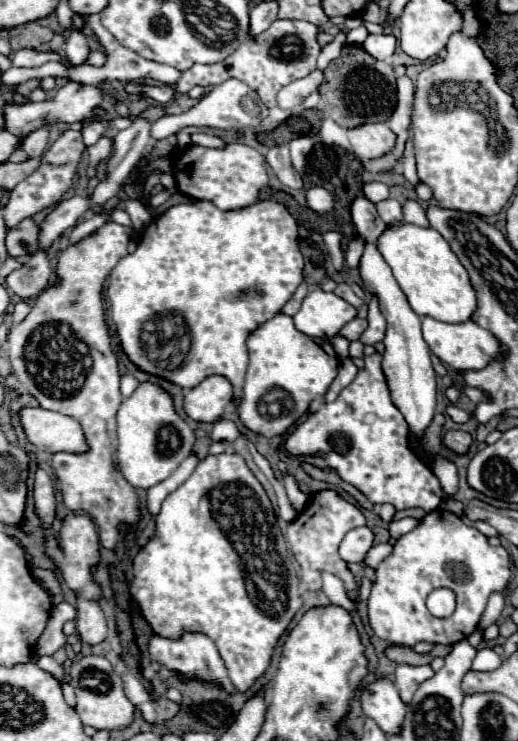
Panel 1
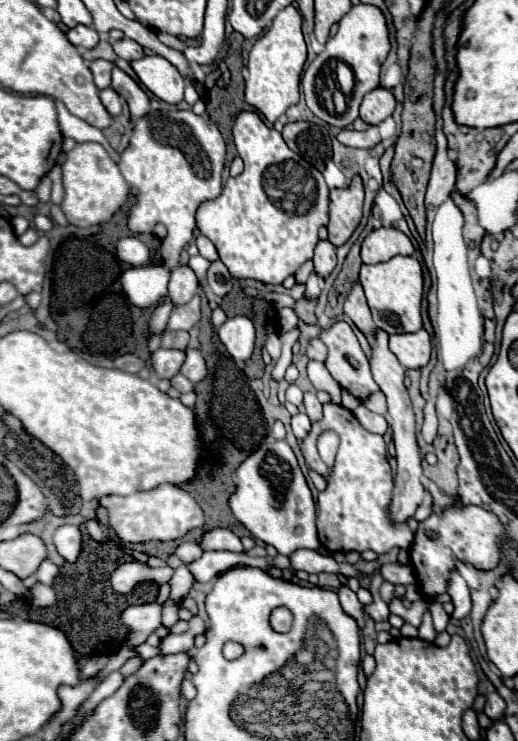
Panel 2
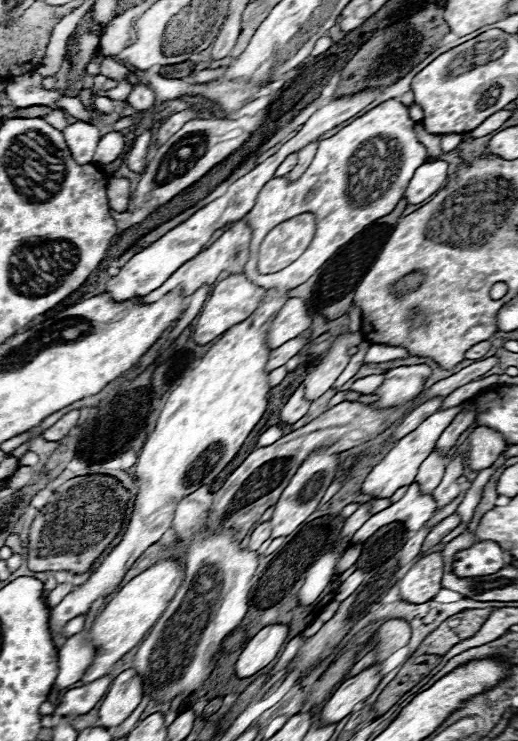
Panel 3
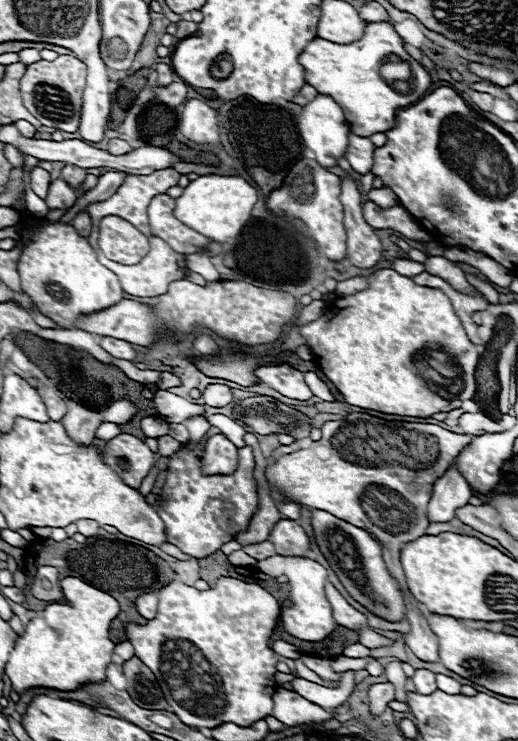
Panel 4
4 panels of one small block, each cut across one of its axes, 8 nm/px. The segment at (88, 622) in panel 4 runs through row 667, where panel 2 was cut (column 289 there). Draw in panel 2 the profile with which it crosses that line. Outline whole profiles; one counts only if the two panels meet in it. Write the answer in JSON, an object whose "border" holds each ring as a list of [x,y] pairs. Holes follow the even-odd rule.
{"border":[[[288,6],[274,18],[270,30],[256,40],[248,56],[246,102],[252,104],[268,124],[276,122],[292,104],[298,104],[300,76],[306,58],[308,58],[308,48],[302,34],[302,14],[298,8]]]}

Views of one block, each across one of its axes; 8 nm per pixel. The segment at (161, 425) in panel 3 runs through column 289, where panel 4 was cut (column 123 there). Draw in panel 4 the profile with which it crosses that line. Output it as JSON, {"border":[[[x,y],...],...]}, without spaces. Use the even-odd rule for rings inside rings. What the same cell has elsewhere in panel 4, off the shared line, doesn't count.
{"border":[[[32,218],[32,222],[20,224],[20,232],[26,244],[18,264],[22,290],[60,330],[76,330],[78,316],[100,312],[124,298],[118,276],[98,262],[94,248],[86,238],[78,236],[74,226],[64,226],[60,222],[38,226],[38,218]]]}

